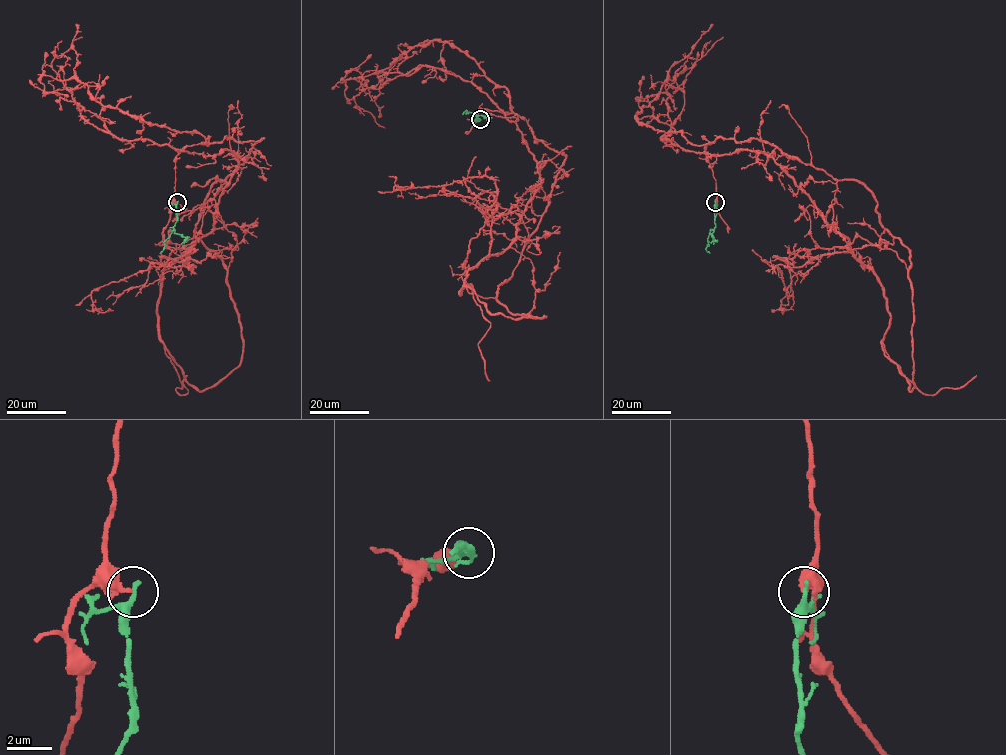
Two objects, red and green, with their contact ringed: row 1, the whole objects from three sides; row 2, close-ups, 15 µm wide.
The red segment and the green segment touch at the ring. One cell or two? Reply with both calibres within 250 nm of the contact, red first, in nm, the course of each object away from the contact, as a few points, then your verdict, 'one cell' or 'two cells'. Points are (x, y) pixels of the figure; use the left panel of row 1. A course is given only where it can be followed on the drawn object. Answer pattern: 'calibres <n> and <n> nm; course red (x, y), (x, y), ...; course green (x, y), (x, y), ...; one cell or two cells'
calibres 220 and 240 nm; course red (177, 202), (182, 149), (263, 138), (214, 197), (224, 226), (163, 275), (158, 332), (180, 395), (187, 375); course green (177, 202), (177, 221), (160, 253); two cells

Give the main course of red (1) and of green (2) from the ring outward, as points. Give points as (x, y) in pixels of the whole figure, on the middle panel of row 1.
1: (479, 119), (517, 113), (565, 157), (537, 229), (460, 290), (490, 325), (478, 345), (490, 381)
2: (479, 119), (466, 110), (462, 114)

